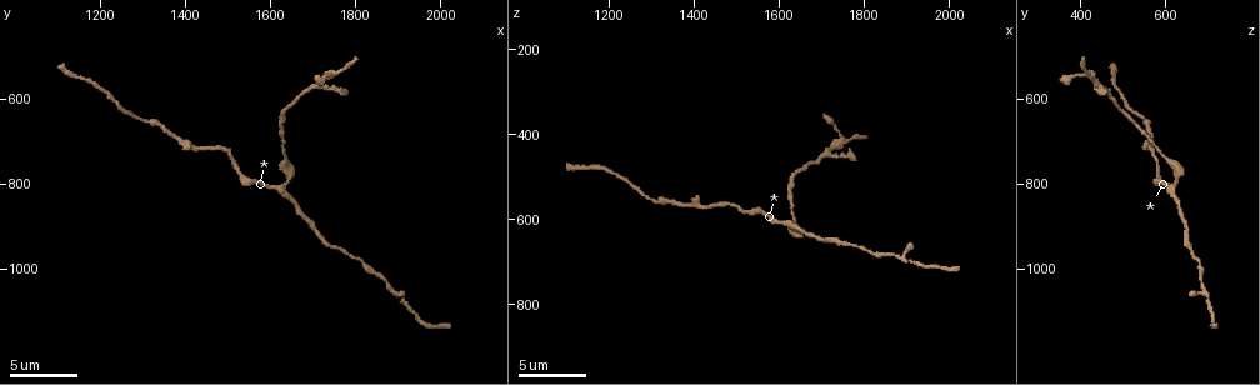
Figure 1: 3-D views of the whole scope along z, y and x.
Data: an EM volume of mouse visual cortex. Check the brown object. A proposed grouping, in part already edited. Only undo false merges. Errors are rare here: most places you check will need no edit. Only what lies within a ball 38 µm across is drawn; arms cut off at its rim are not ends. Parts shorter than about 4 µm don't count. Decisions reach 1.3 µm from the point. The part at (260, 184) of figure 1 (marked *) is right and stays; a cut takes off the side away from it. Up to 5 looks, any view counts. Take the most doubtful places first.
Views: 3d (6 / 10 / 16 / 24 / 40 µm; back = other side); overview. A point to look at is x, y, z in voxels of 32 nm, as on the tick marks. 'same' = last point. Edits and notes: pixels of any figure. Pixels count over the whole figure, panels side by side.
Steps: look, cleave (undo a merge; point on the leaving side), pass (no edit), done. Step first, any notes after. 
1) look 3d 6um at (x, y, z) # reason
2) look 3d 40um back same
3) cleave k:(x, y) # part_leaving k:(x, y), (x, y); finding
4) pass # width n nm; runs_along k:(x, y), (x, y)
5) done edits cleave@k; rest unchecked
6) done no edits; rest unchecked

look 3d 16um at (1635, 810, 620)

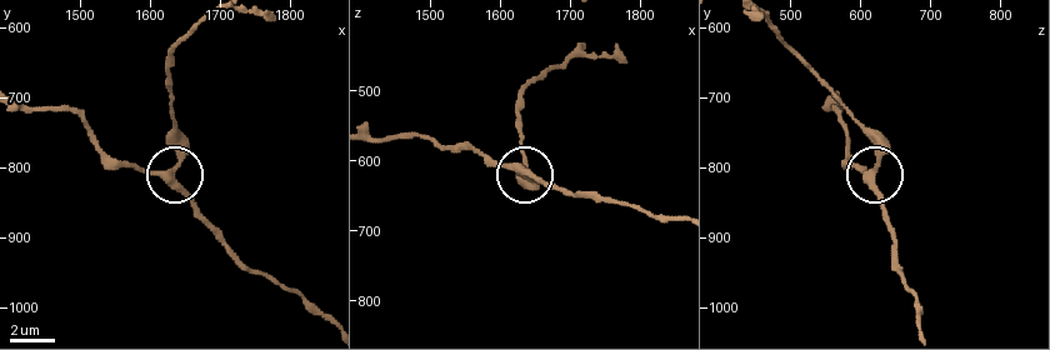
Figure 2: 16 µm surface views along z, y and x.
pass # arms 3; all the same neuron

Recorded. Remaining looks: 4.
look 3d 6um at (1370, 685, 560) # a narrow waist

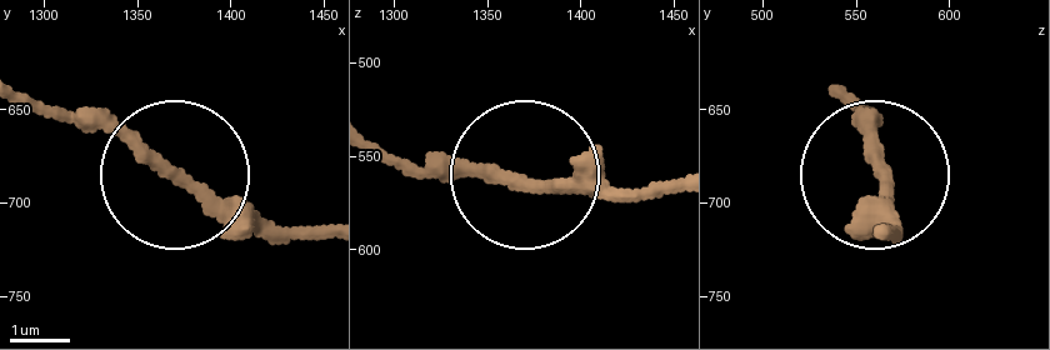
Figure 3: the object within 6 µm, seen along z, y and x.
pass # runs_along 3:(670, 179), (550, 193), (406, 179); all the same neuron

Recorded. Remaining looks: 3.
look 3d 10um at (1815, 980, 675) # sudden change in width

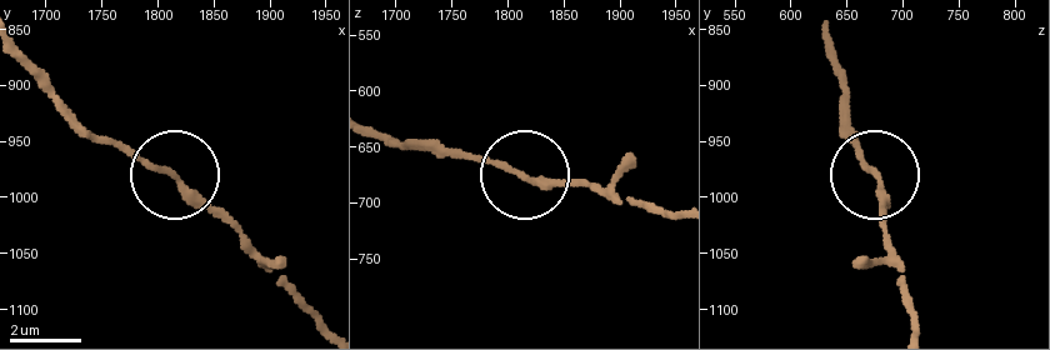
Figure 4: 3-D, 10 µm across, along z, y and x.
pass # runs_along 4:(374, 131), (481, 155), (544, 183), (594, 183); all the same neuron

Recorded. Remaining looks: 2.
done no edits; rest unchecked

